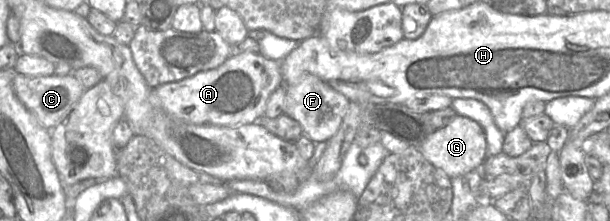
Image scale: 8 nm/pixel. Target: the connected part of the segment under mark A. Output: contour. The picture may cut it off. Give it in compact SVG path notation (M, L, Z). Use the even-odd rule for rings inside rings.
M233 53L215 69L152 88L151 102L171 118L192 124L237 127L257 122L274 90L283 84L280 62L260 53Z

